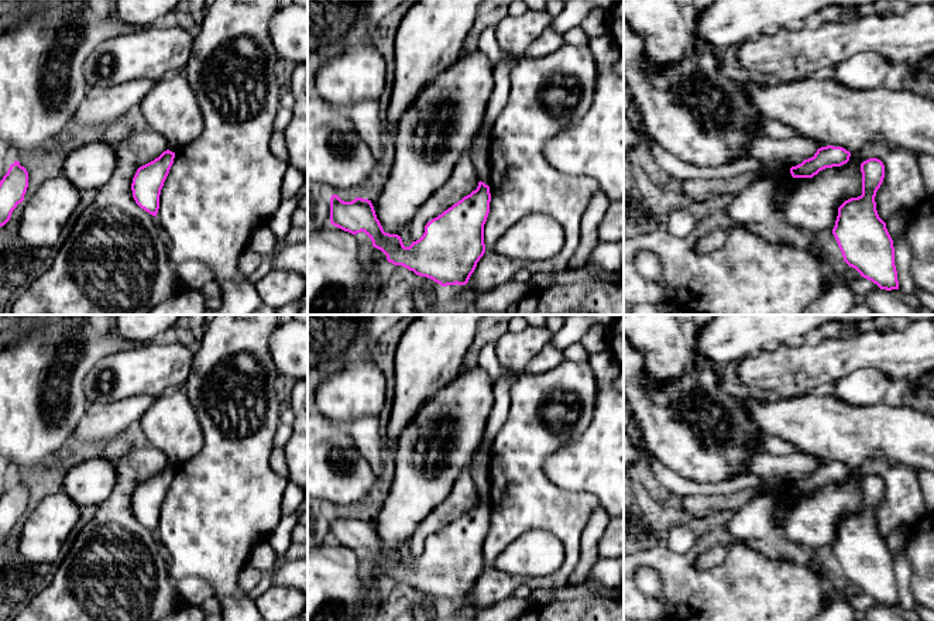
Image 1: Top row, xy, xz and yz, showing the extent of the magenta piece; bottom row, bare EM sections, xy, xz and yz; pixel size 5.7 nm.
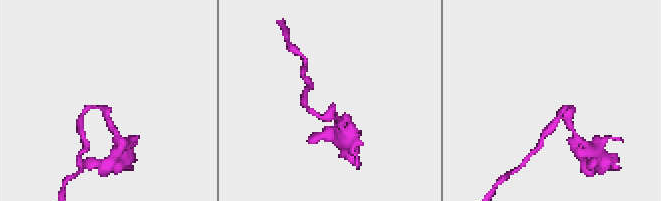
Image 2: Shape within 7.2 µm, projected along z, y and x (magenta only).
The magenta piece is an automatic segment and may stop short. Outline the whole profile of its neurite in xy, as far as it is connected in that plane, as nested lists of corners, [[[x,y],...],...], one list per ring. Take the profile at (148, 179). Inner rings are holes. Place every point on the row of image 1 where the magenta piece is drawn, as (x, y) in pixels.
[[[166,150],[154,161],[140,167],[133,178],[131,191],[135,203],[157,217],[159,195],[174,164],[175,152]]]

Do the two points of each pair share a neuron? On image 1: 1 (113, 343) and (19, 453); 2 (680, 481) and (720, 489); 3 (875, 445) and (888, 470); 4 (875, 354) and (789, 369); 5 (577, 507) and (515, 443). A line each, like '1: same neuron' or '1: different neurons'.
1: same neuron
2: same neuron
3: different neurons
4: same neuron
5: same neuron

